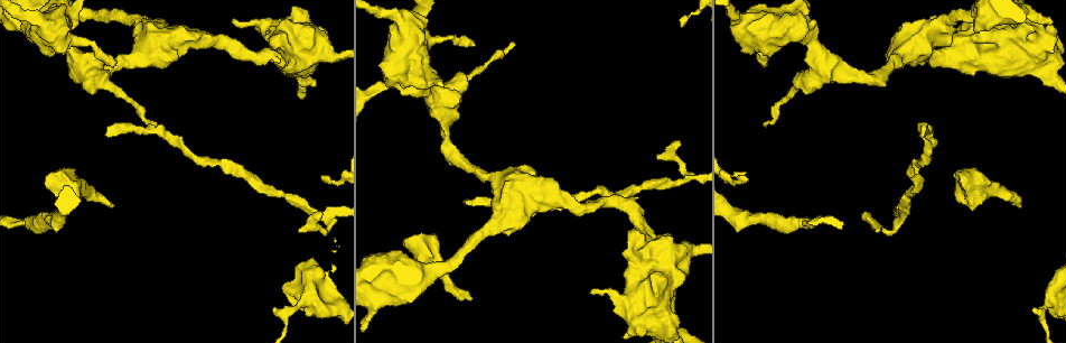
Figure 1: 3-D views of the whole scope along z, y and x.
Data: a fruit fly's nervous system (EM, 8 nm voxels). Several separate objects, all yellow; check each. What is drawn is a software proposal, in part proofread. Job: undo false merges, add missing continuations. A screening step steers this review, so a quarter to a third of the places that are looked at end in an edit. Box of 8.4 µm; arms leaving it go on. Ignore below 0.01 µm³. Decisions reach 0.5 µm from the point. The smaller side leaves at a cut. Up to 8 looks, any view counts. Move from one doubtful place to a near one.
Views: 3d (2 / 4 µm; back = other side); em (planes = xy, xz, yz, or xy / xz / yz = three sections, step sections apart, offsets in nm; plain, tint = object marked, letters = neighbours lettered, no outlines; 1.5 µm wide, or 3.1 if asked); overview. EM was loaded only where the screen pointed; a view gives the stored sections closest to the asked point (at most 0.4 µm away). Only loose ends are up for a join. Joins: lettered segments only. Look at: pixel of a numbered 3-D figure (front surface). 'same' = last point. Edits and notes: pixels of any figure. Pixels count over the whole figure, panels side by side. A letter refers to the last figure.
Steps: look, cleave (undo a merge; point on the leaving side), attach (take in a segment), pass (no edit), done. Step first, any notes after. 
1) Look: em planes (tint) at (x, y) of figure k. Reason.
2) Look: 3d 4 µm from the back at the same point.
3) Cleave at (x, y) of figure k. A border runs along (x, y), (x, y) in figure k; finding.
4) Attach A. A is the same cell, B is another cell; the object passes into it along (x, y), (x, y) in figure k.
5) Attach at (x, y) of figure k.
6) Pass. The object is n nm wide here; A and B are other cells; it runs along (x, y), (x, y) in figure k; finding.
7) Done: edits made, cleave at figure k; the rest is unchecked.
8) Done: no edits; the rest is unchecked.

Look: 3d 2 µm at (1042, 307) of figure 1. Thick turns thin.

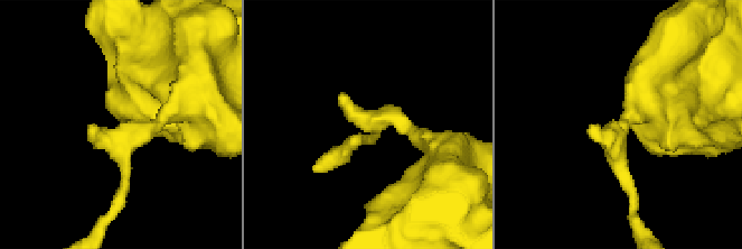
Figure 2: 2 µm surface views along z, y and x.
Look: em planes (letters) at (614, 129) of figure 2.

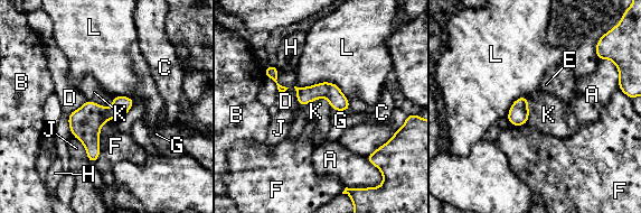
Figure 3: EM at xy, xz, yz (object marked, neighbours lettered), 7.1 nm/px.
Pass. The object is 130 nm wide here; A, B, C, D, E, F, G, H, J, K and L are other cells; it runs along (299, 90), (330, 92), (346, 107) in figure 3; continuous, no second neuron.

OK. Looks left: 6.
Look: em xy step 8 (tint) at (904, 217) of figure 1. Abrupt turn.

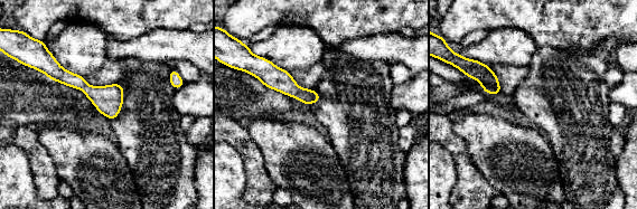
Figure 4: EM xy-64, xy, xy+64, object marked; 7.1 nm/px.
Look: em planes (letters) at the same point. Cut it another way.

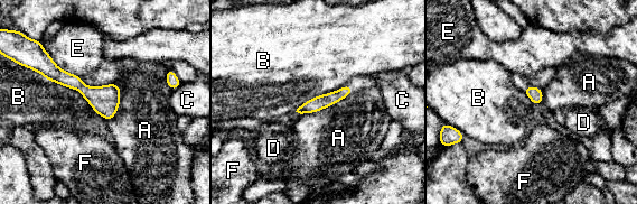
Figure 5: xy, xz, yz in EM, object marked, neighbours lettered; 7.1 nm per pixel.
Pass. The longest contact is with B, 550 nm; A, B, C, D, E and F are other cells; it runs along (46, 71), (77, 83), (112, 113) in figure 5; one neuron here.

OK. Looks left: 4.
Look: em planes (tint) at (30, 222) of figure 1.

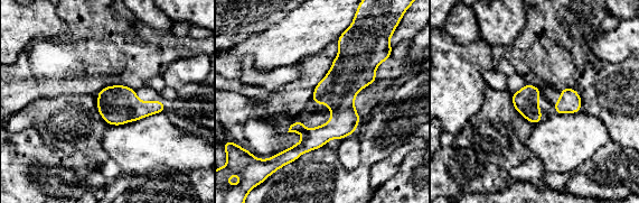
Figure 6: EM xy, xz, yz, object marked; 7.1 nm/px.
Look: em planes (letters) at the same point.

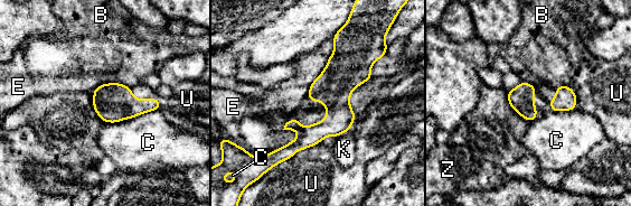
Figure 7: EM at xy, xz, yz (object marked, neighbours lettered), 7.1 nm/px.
Pass. B, C, E, K, U and Z are other cells; continuous, no second neuron.

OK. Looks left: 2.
Done: no edits; the rest is unchecked.

